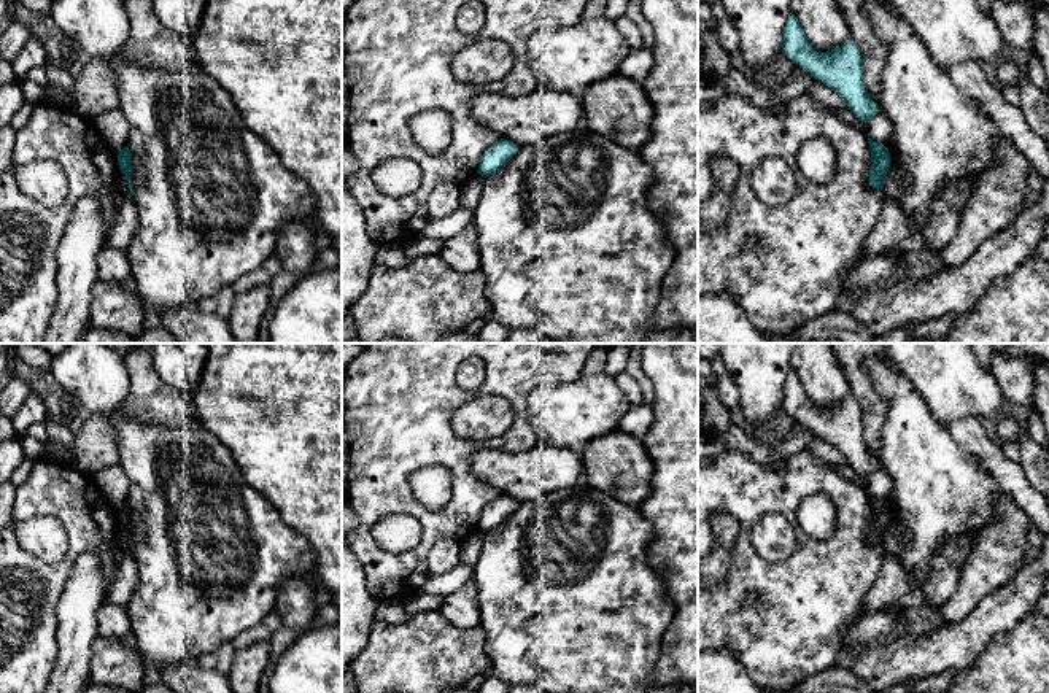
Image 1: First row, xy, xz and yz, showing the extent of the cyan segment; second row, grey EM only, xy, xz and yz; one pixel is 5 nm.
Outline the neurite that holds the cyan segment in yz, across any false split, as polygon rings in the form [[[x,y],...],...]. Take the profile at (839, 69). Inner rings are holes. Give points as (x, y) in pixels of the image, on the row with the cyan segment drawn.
[[[792,14],[784,30],[784,54],[815,79],[831,87],[860,121],[866,122],[877,113],[877,103],[863,83],[861,54],[854,40],[841,48],[817,52]]]

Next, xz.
[[[505,138],[496,141],[480,159],[477,173],[483,178],[504,167],[518,151],[518,146]]]

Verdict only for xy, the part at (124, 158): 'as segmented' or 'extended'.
as segmented

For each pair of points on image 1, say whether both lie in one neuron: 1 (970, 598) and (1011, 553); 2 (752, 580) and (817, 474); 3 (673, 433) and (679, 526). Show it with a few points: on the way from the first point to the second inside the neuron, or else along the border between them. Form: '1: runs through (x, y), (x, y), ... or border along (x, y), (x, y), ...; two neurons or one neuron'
1: runs through (978, 587), (1000, 565); one neuron
2: runs through (744, 547), (746, 518), (784, 482); one neuron
3: runs through (679, 456), (679, 503); one neuron

